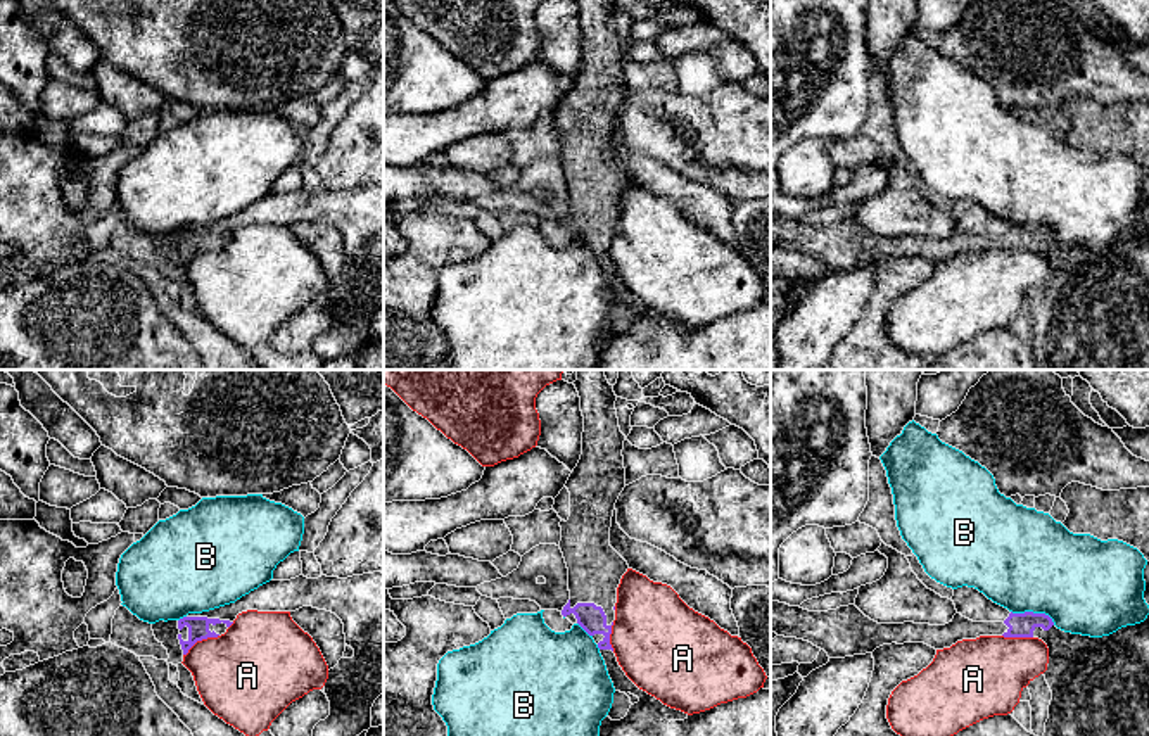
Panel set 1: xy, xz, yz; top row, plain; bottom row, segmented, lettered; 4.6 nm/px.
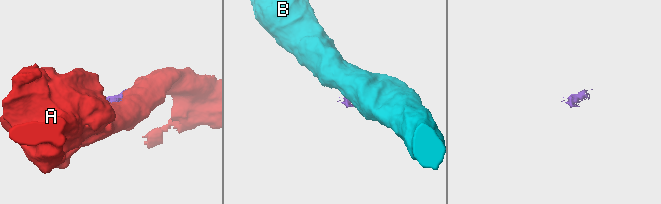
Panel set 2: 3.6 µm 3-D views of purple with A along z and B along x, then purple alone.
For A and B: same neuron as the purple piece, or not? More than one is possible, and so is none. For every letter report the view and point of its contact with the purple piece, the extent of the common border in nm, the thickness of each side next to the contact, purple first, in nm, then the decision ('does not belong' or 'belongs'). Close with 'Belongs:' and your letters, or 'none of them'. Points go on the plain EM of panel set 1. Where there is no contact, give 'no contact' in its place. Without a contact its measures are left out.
A: xy (201, 253) | 190 nm | 100/420 nm | does not belong
B: yz (1032, 225) | 220 nm | 110/480 nm | does not belong
Belongs: none of them

